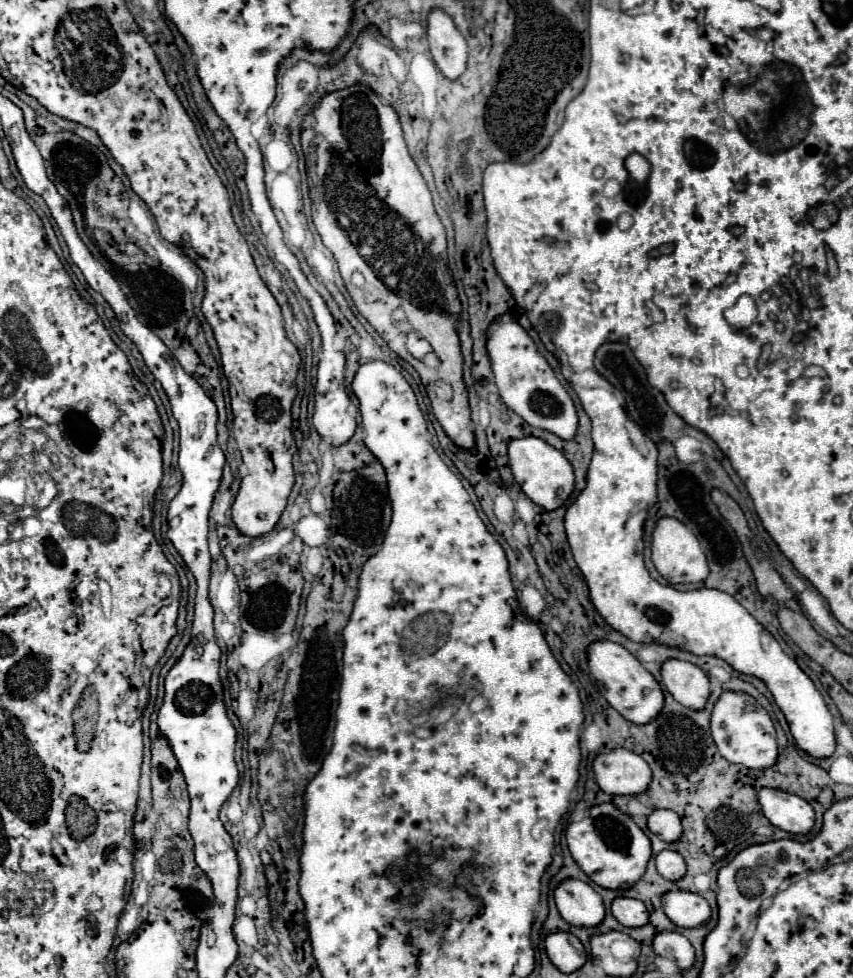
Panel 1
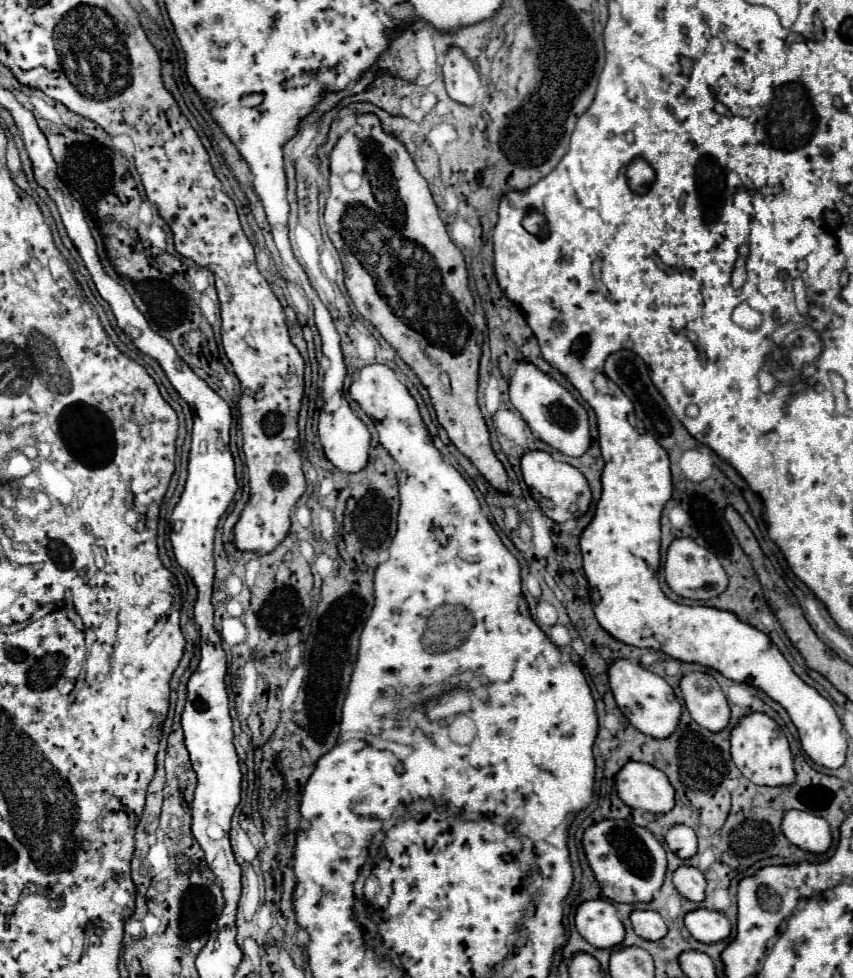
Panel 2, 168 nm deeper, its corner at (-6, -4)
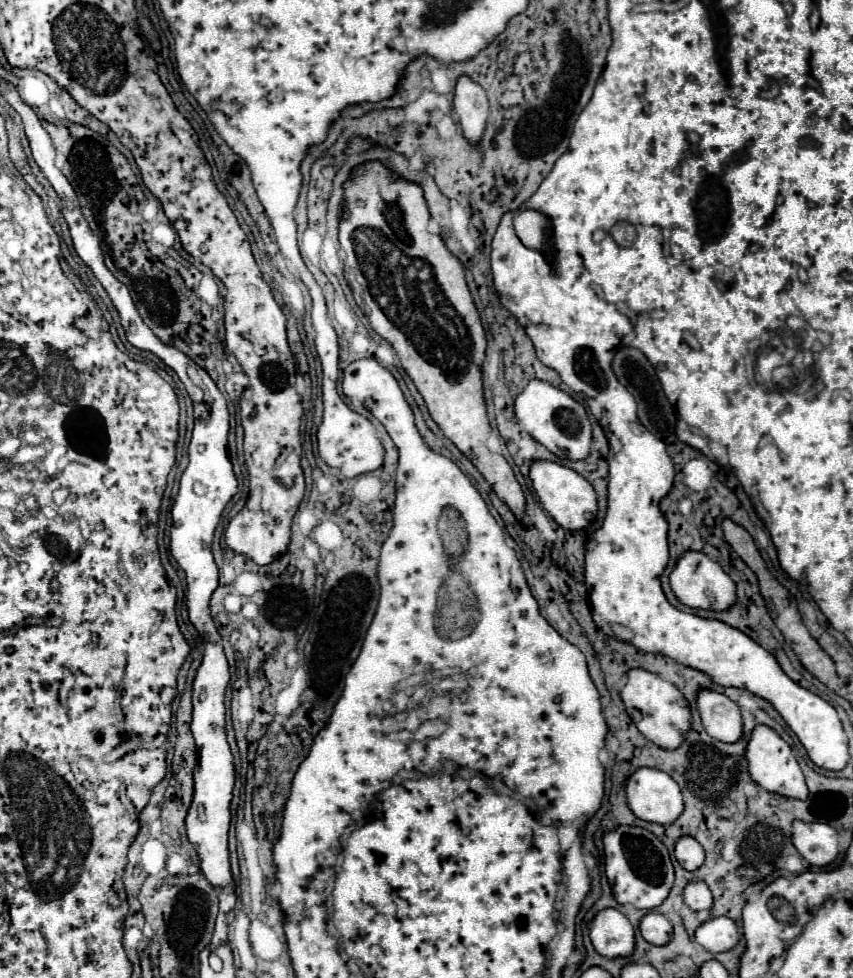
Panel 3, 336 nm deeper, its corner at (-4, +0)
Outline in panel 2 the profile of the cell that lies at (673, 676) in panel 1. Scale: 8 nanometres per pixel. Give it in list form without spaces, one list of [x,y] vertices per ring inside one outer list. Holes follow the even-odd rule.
[[[688,673],[682,683],[682,697],[686,709],[690,711],[692,719],[712,731],[718,733],[728,727],[730,723],[730,707],[728,701],[716,683],[716,679],[708,673]]]

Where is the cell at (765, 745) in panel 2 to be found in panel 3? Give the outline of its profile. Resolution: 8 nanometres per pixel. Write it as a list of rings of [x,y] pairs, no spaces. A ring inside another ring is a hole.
[[[756,725],[752,729],[752,735],[746,745],[746,761],[748,761],[748,771],[750,777],[766,791],[784,795],[784,797],[796,797],[796,799],[806,799],[808,789],[804,783],[804,775],[792,755],[790,745],[768,725]]]

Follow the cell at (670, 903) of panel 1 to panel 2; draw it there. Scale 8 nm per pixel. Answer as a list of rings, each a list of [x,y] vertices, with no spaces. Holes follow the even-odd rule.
[[[698,909],[688,913],[684,923],[696,941],[708,943],[708,945],[728,939],[732,931],[732,925],[724,913],[708,911],[708,909]]]

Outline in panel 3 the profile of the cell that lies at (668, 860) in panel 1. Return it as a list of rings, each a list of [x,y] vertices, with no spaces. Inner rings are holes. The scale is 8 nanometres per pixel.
[[[692,879],[684,887],[684,901],[688,907],[692,907],[692,911],[710,909],[712,907],[712,893],[704,881]]]

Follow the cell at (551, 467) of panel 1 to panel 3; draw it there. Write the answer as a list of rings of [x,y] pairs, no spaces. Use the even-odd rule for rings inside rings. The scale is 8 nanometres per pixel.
[[[534,461],[530,467],[532,487],[550,517],[564,529],[584,529],[596,517],[596,493],[594,487],[574,469],[554,461]]]

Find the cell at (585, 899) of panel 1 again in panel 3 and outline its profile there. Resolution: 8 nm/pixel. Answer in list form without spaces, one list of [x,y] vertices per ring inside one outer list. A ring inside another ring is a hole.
[[[614,907],[602,909],[588,923],[588,935],[602,957],[628,957],[634,949],[634,927]]]

